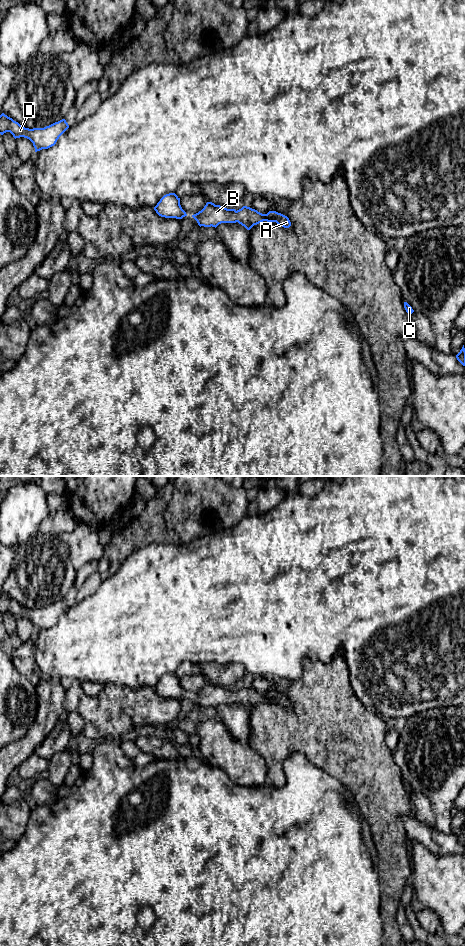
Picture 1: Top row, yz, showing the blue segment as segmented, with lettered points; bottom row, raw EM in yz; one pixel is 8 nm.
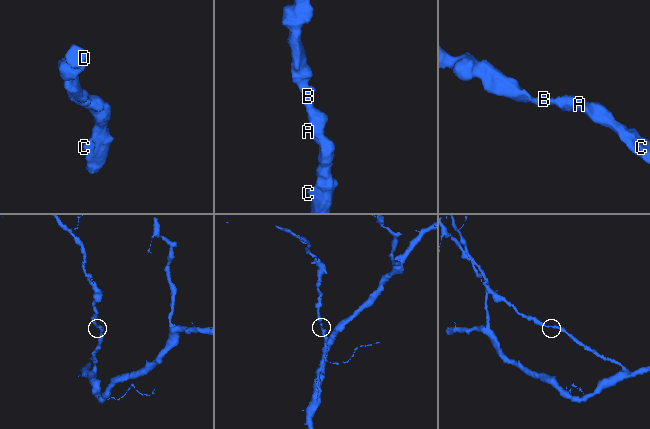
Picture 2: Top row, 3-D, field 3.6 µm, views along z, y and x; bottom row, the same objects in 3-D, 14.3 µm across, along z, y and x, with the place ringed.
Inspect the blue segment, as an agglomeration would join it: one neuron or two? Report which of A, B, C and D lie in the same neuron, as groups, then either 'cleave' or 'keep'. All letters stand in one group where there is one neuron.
A B C D | keep

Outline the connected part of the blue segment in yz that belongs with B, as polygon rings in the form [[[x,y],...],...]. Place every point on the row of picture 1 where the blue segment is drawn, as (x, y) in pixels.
[[[207,202],[204,208],[198,213],[192,215],[198,225],[204,227],[217,227],[221,223],[236,223],[238,222],[247,230],[250,230],[254,225],[263,221],[276,222],[278,225],[289,228],[291,222],[289,218],[276,211],[269,211],[267,214],[262,214],[255,209],[243,206],[239,210],[227,209],[220,205],[215,205],[212,202]]]

